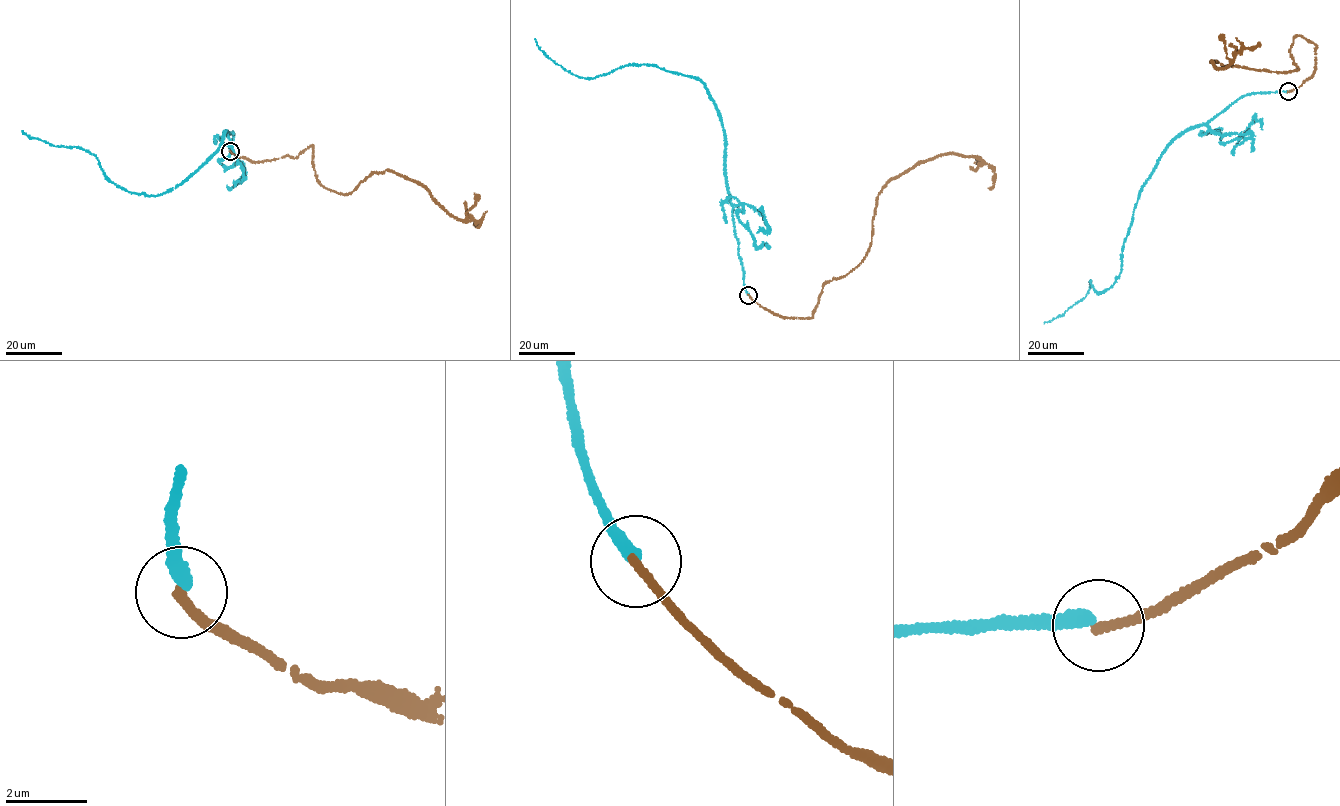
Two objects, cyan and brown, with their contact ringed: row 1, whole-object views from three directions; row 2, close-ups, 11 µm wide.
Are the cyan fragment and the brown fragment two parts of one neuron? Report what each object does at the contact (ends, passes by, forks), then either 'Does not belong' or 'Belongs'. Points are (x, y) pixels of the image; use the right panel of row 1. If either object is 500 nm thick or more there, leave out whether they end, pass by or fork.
At the ring cyan ends. At the ring brown ends. Does not belong

